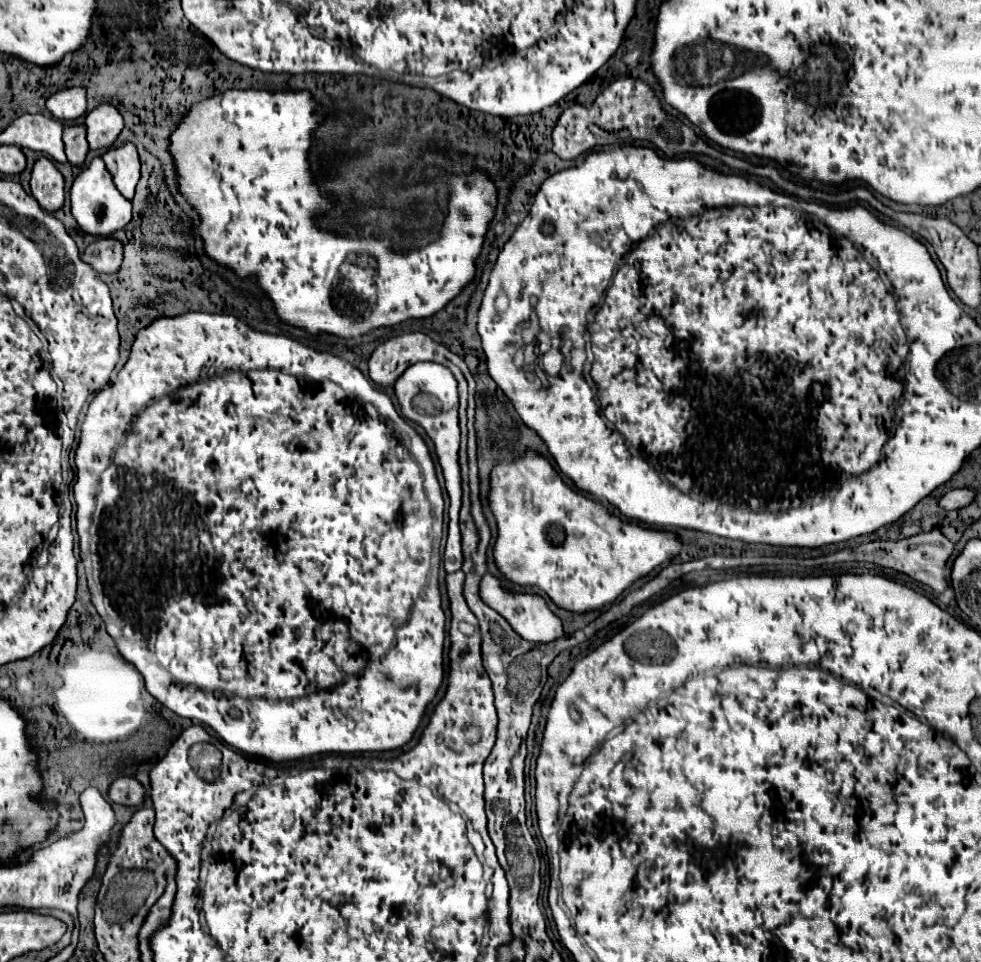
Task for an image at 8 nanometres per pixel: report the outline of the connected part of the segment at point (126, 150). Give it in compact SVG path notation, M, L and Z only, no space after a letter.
M126 143L124 147L112 147L102 155L108 171L112 173L114 185L126 197L134 197L134 187L140 179L140 157L134 143Z

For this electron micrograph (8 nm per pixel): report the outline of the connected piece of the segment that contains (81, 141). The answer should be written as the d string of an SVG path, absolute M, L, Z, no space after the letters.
M68 125L64 127L64 145L66 155L72 165L82 165L88 153L88 141L86 141L86 125Z

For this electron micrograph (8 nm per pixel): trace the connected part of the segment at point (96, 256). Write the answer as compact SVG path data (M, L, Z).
M100 237L86 247L82 261L92 265L94 271L100 275L116 273L122 265L122 253L124 253L122 241L118 241L114 237Z

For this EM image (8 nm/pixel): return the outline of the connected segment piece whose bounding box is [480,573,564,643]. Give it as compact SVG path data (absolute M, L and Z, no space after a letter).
M486 573L482 583L480 583L480 597L492 607L496 609L510 625L512 629L528 639L528 641L540 641L540 643L548 643L548 641L554 641L558 639L560 635L564 635L564 629L562 629L562 621L558 615L554 615L546 603L544 597L536 595L536 593L514 593L510 591L504 581L492 573Z

